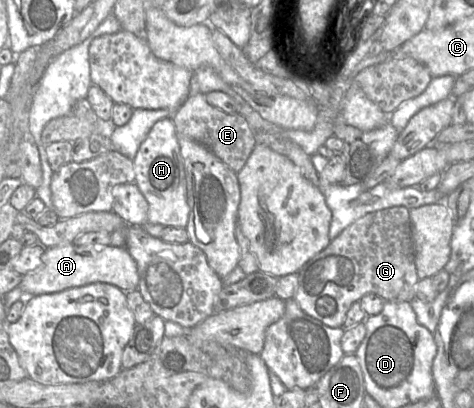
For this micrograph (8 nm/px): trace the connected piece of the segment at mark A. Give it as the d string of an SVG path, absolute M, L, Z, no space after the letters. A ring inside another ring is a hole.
M72 243L46 248L39 269L22 276L20 288L32 296L60 292L91 283L109 283L129 292L138 288L137 264L125 247L111 245L83 245Z

